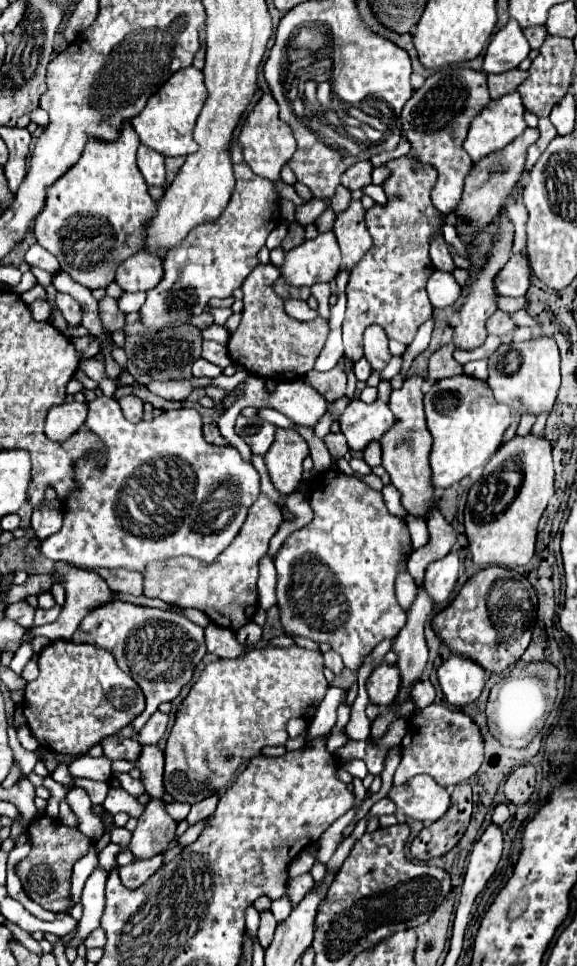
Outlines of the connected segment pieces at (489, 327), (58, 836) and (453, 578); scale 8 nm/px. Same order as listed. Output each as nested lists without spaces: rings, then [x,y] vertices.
[[[496,311],[488,321],[486,321],[486,331],[490,333],[490,335],[508,335],[510,331],[514,329],[514,323],[512,323],[512,319],[506,315],[506,313],[502,313],[502,311]]]
[[[36,817],[28,827],[28,835],[30,839],[34,839],[32,849],[28,857],[24,857],[16,867],[20,881],[28,891],[28,897],[32,901],[46,901],[46,907],[50,907],[50,911],[68,911],[72,867],[84,853],[88,853],[92,841],[78,829],[72,829],[50,817]]]
[[[448,553],[446,557],[428,565],[424,573],[424,589],[432,603],[446,603],[458,581],[458,553]]]

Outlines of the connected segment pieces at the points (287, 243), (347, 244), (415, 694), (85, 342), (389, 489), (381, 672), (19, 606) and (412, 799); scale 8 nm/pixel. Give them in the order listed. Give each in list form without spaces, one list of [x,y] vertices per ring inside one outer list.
[[[294,221],[294,223],[290,223],[288,235],[286,235],[286,239],[282,241],[282,249],[288,251],[288,249],[292,249],[292,247],[296,247],[296,245],[300,245],[300,243],[304,243],[304,227]]]
[[[352,201],[334,221],[334,235],[342,251],[342,269],[350,271],[372,247],[372,237],[364,223],[364,207],[360,201]]]
[[[418,681],[418,685],[414,685],[414,689],[412,689],[412,693],[410,693],[410,699],[412,699],[412,703],[414,703],[412,715],[416,715],[416,713],[422,711],[424,707],[432,705],[434,697],[436,697],[436,691],[434,691],[432,683],[430,683],[430,681]]]
[[[74,337],[72,345],[76,347],[76,351],[80,353],[82,359],[94,357],[100,351],[100,345],[98,345],[98,341],[94,337]]]
[[[392,483],[390,485],[384,485],[382,497],[384,497],[384,503],[386,503],[386,507],[388,507],[388,511],[392,515],[396,515],[396,517],[404,517],[406,515],[404,509],[402,509],[402,505],[400,505],[400,493],[394,489]]]
[[[382,661],[368,677],[366,691],[368,691],[370,703],[378,707],[390,705],[390,701],[394,701],[394,693],[398,691],[398,669]]]
[[[18,601],[18,603],[12,603],[4,609],[4,617],[16,621],[24,629],[30,629],[34,625],[34,607],[28,605],[26,601]]]
[[[416,775],[402,787],[392,787],[388,797],[402,809],[408,817],[434,823],[450,807],[450,795],[440,787],[430,775]]]

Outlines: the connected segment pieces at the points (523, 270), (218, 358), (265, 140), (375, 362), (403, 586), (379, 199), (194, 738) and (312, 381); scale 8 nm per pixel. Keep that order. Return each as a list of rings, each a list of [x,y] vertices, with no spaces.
[[[512,255],[510,261],[494,277],[494,285],[500,287],[500,293],[510,297],[526,295],[526,289],[530,285],[528,259],[524,255]]]
[[[204,341],[204,345],[202,345],[202,357],[204,357],[206,361],[222,367],[222,369],[232,363],[226,347],[220,345],[220,343],[214,343],[214,341]]]
[[[264,93],[260,97],[260,101],[254,105],[254,109],[248,113],[248,117],[246,117],[246,121],[244,121],[242,129],[240,129],[240,135],[238,135],[238,143],[244,149],[246,163],[250,165],[250,169],[256,175],[268,177],[272,181],[280,179],[282,165],[296,151],[296,141],[292,137],[292,129],[284,121],[280,121],[280,117],[278,117],[278,103],[274,101],[274,97],[270,93]]]
[[[380,325],[368,327],[364,331],[364,357],[374,371],[382,371],[382,367],[386,367],[392,359],[392,353],[388,349],[388,335]]]
[[[402,571],[396,579],[396,597],[398,597],[400,607],[408,613],[410,607],[412,607],[410,603],[414,603],[414,597],[416,597],[416,583],[408,575],[408,571]]]
[[[366,185],[366,187],[362,189],[362,193],[368,195],[368,197],[372,197],[372,199],[374,199],[376,203],[380,203],[380,205],[386,203],[386,195],[384,195],[384,191],[382,191],[380,185]]]
[[[298,645],[288,649],[278,649],[278,647],[250,649],[248,653],[236,659],[218,659],[208,663],[200,679],[192,685],[186,699],[180,703],[174,725],[166,741],[166,749],[164,749],[166,793],[172,795],[176,801],[186,801],[190,805],[210,795],[222,795],[232,785],[238,771],[252,757],[260,757],[264,747],[286,745],[288,741],[286,723],[294,717],[312,719],[320,701],[326,695],[328,683],[324,679],[322,669],[324,669],[322,653],[308,651]]]
[[[342,355],[342,359],[336,363],[334,369],[326,373],[308,373],[306,383],[312,389],[316,389],[328,403],[334,403],[346,393],[346,369],[350,369],[352,365],[354,363]]]

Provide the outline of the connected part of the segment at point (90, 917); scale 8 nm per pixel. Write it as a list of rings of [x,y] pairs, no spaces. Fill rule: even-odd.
[[[96,865],[96,869],[92,871],[92,875],[88,877],[88,881],[84,885],[84,891],[80,897],[80,903],[84,905],[84,915],[78,923],[76,937],[72,939],[72,945],[76,945],[76,947],[80,945],[82,939],[88,937],[90,931],[100,927],[100,917],[102,917],[104,905],[106,905],[106,895],[104,895],[106,877],[108,877],[106,869],[102,865]]]

